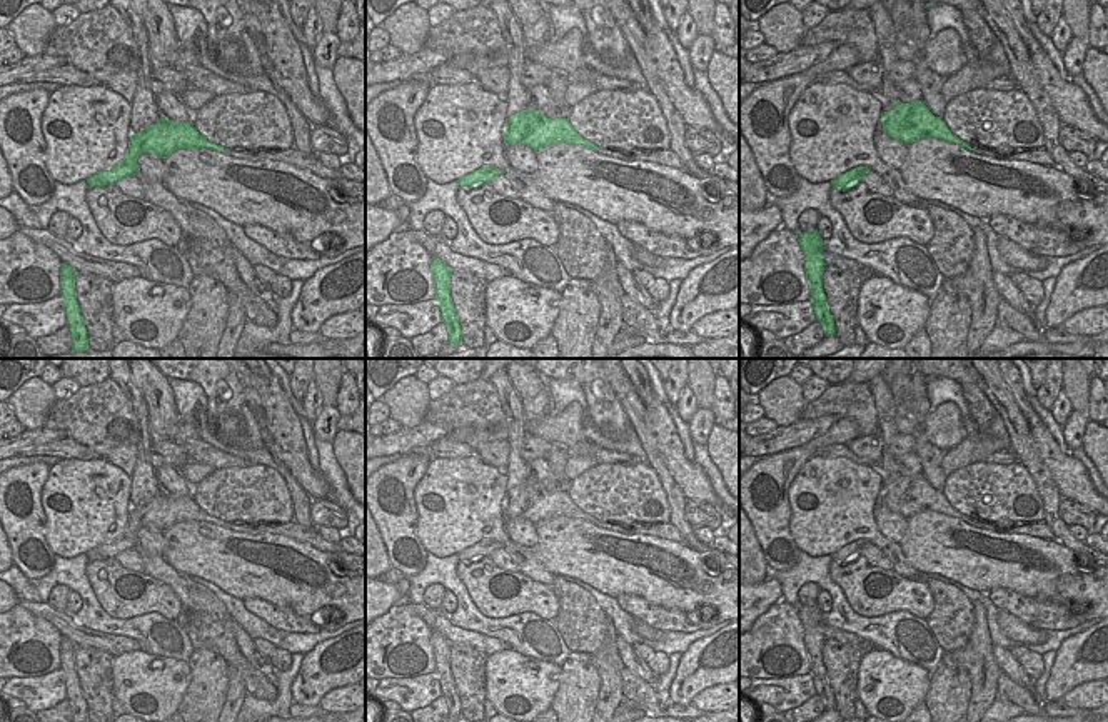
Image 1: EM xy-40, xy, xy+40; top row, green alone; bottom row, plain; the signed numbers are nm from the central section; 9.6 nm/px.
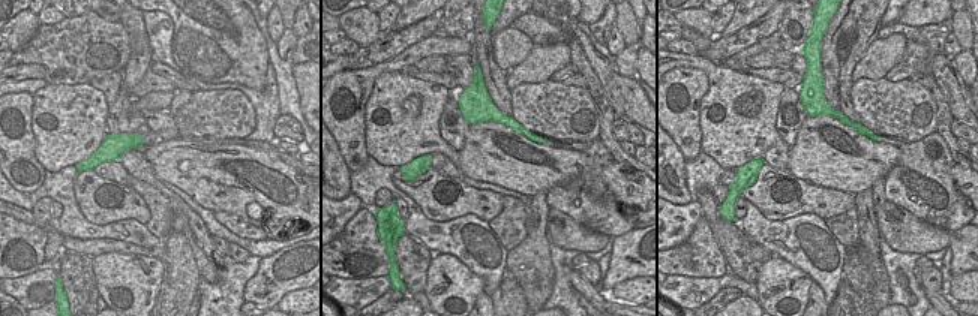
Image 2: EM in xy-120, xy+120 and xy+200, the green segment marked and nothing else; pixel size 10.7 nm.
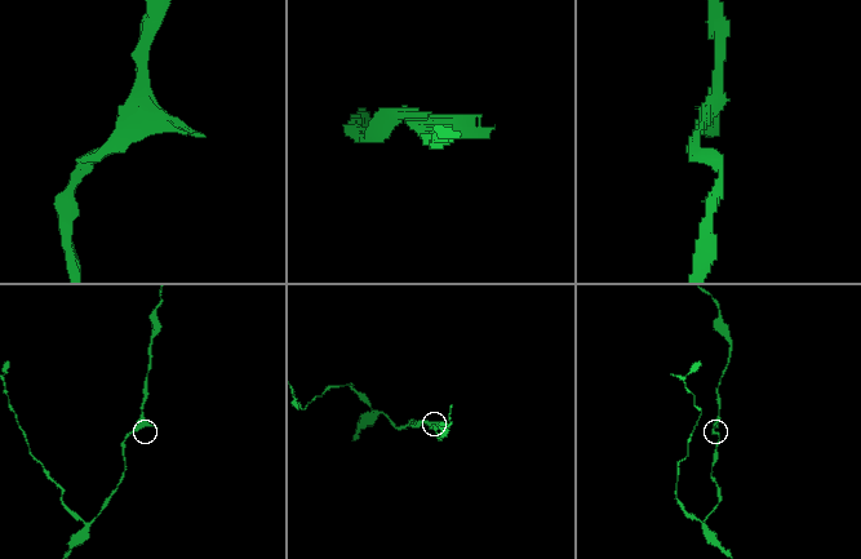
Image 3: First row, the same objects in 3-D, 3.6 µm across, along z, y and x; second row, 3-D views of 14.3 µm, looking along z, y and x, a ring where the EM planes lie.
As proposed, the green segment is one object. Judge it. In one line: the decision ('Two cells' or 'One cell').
One cell.

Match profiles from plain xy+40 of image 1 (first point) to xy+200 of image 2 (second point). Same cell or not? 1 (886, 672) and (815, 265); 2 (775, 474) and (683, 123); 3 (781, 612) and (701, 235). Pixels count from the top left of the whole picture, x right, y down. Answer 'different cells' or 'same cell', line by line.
1: different cells
2: same cell
3: same cell

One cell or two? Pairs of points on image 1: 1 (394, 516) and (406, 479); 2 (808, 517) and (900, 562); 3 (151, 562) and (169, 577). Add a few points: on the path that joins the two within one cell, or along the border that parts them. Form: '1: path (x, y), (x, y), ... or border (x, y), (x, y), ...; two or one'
1: path (402, 511), (409, 501), (406, 489); one
2: path (831, 517), (853, 519), (880, 542); one
3: path (156, 566), (164, 572); one

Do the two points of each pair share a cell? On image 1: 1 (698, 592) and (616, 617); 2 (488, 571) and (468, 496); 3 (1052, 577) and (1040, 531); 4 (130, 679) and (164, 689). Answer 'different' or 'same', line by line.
1: different
2: different
3: different
4: same

